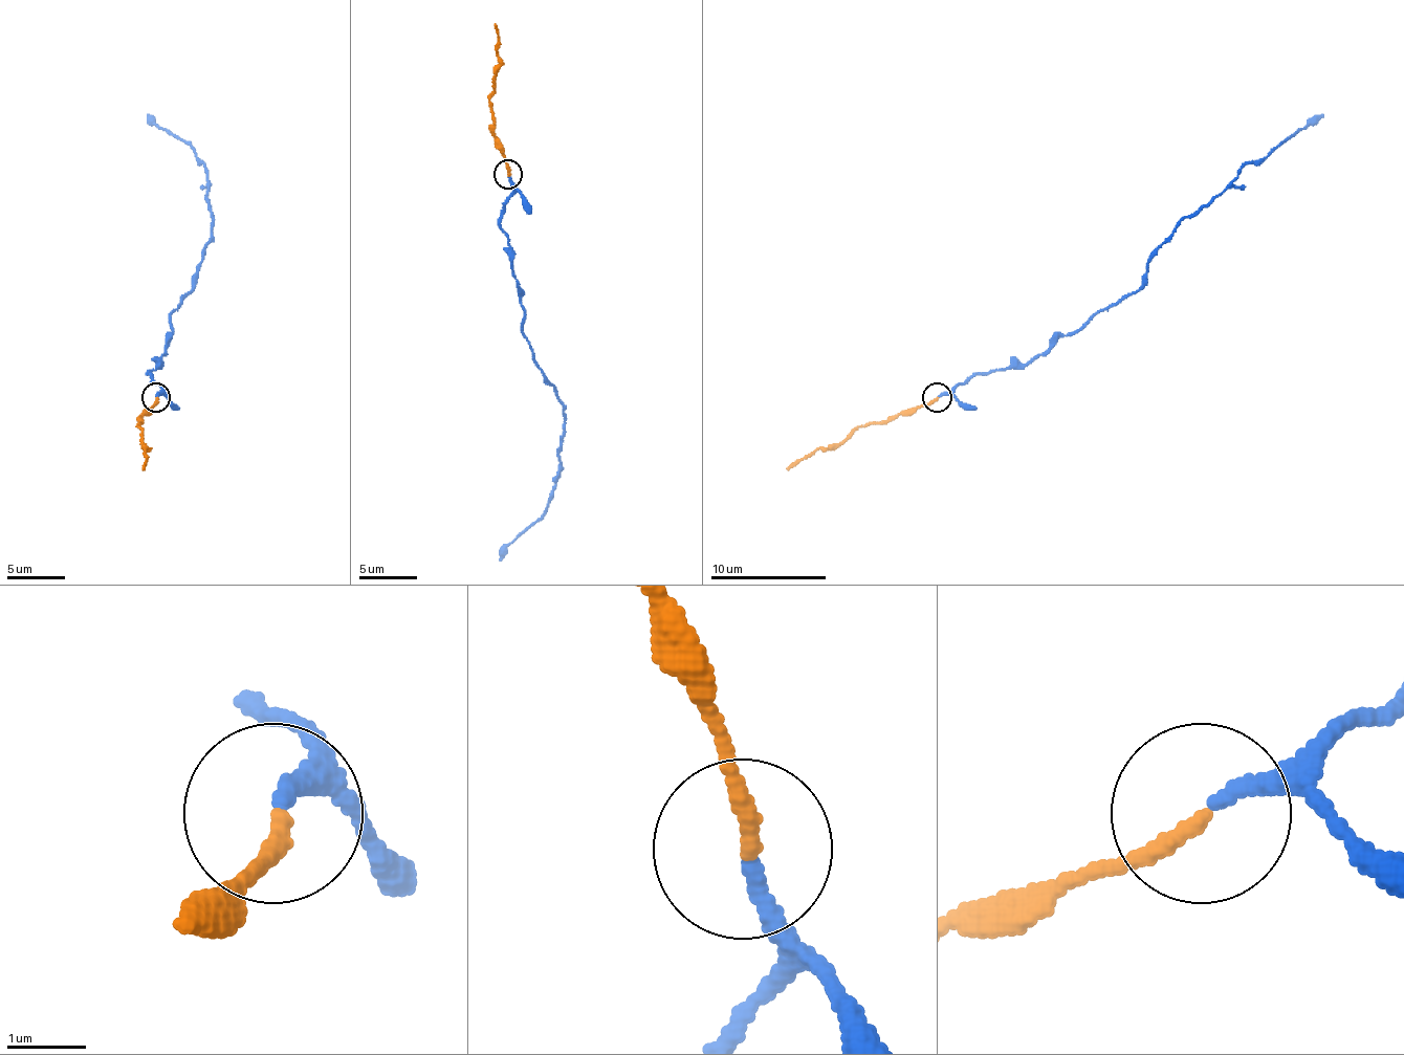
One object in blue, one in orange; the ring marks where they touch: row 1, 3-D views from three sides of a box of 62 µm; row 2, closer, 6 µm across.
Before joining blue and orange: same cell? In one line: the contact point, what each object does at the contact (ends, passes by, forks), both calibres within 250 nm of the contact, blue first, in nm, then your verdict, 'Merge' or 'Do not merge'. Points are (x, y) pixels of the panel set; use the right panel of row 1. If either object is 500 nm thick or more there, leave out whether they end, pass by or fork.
Place: (937, 397). At the ring blue ends. At the ring orange ends. Thickness 200 nm (blue) against 220 nm. Do not merge

